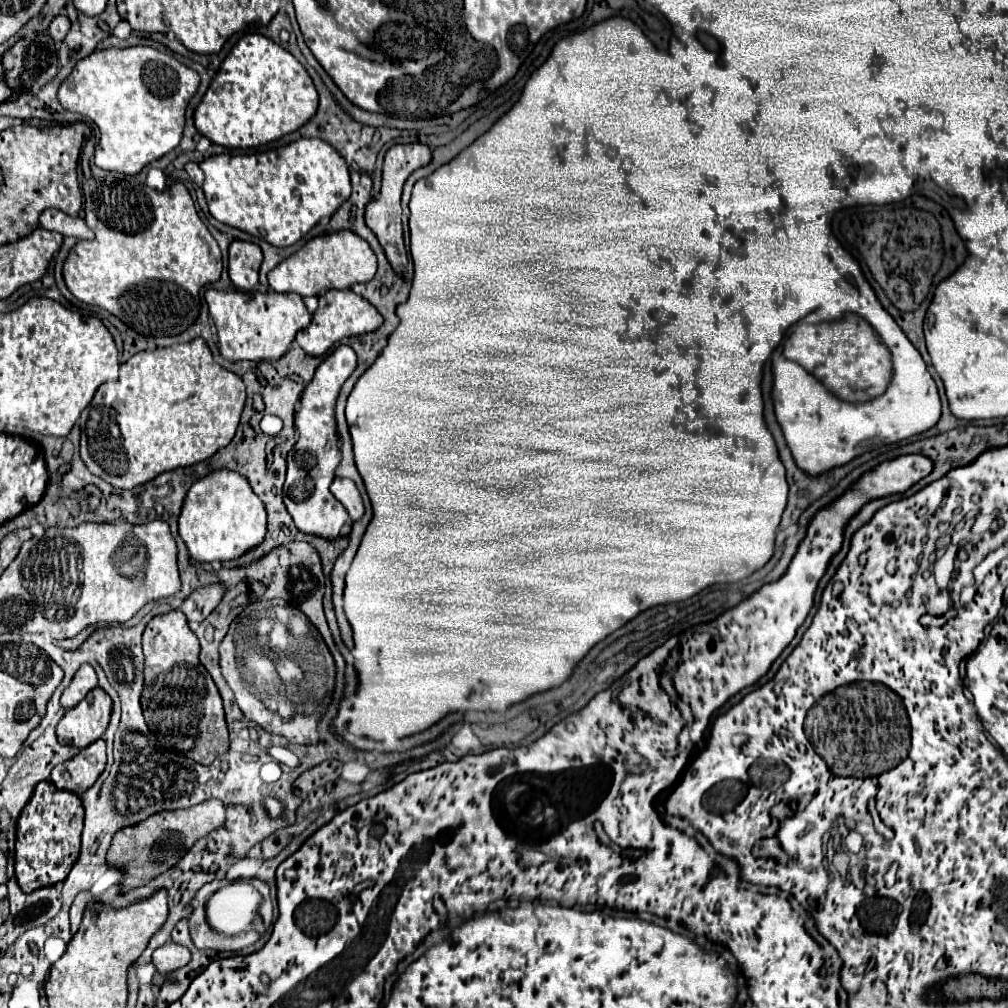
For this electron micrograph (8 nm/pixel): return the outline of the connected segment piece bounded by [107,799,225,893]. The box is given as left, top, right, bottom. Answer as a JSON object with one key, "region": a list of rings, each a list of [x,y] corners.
{"region":[[[207,799],[207,801],[203,801],[203,803],[195,805],[195,807],[189,807],[189,809],[175,809],[175,811],[155,813],[149,819],[145,819],[145,821],[141,821],[137,825],[125,827],[119,833],[115,833],[115,837],[111,841],[111,847],[107,851],[107,863],[109,863],[109,867],[117,867],[123,873],[123,877],[121,877],[121,893],[127,893],[131,889],[147,885],[157,875],[161,875],[167,869],[171,869],[201,837],[209,835],[211,831],[215,831],[215,829],[219,829],[223,825],[225,825],[225,805],[223,805],[223,801]]]}

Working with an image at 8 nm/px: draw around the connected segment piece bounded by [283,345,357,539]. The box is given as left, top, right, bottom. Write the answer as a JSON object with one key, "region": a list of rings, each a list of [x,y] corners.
{"region":[[[339,345],[315,371],[311,383],[305,387],[305,391],[301,393],[301,405],[297,409],[297,415],[295,415],[295,427],[297,427],[297,443],[295,447],[289,451],[287,455],[287,479],[285,479],[285,485],[283,485],[283,501],[285,501],[285,507],[289,511],[289,515],[293,517],[297,529],[305,531],[305,533],[313,533],[313,535],[319,535],[319,537],[325,537],[325,539],[337,539],[343,531],[345,531],[345,525],[351,521],[347,509],[333,497],[333,493],[329,491],[329,485],[331,481],[335,479],[335,467],[339,465],[341,461],[341,451],[337,447],[337,425],[335,425],[335,399],[339,395],[339,389],[341,385],[347,381],[347,377],[353,373],[355,369],[355,363],[357,363],[357,357],[355,357],[355,351],[349,347],[349,345]]]}

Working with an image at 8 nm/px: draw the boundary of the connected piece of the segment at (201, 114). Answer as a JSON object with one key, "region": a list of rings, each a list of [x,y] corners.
{"region":[[[245,35],[221,63],[193,119],[201,135],[225,147],[257,147],[305,125],[317,109],[317,89],[305,67],[263,35]]]}

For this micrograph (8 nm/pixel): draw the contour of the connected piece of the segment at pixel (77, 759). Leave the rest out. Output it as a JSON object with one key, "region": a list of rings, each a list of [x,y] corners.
{"region":[[[97,739],[89,747],[81,749],[71,761],[59,763],[51,773],[51,781],[59,789],[83,795],[103,773],[105,761],[105,741]]]}

